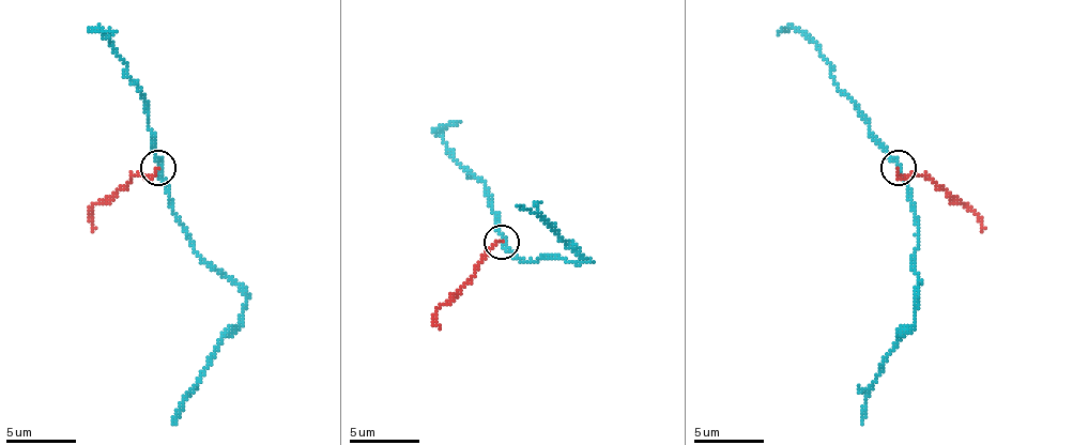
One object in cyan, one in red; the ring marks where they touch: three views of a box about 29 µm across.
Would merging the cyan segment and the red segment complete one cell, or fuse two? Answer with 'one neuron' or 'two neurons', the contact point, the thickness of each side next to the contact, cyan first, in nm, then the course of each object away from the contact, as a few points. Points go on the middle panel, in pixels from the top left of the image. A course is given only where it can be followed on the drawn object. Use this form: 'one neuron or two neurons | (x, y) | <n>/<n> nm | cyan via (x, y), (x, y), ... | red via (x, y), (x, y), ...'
two neurons | (502, 242) | 180/120 nm | cyan via (503, 241), (527, 262), (541, 258), (591, 262), (537, 213), (517, 205) | red via (503, 241), (495, 241), (478, 269), (435, 311), (435, 325)

